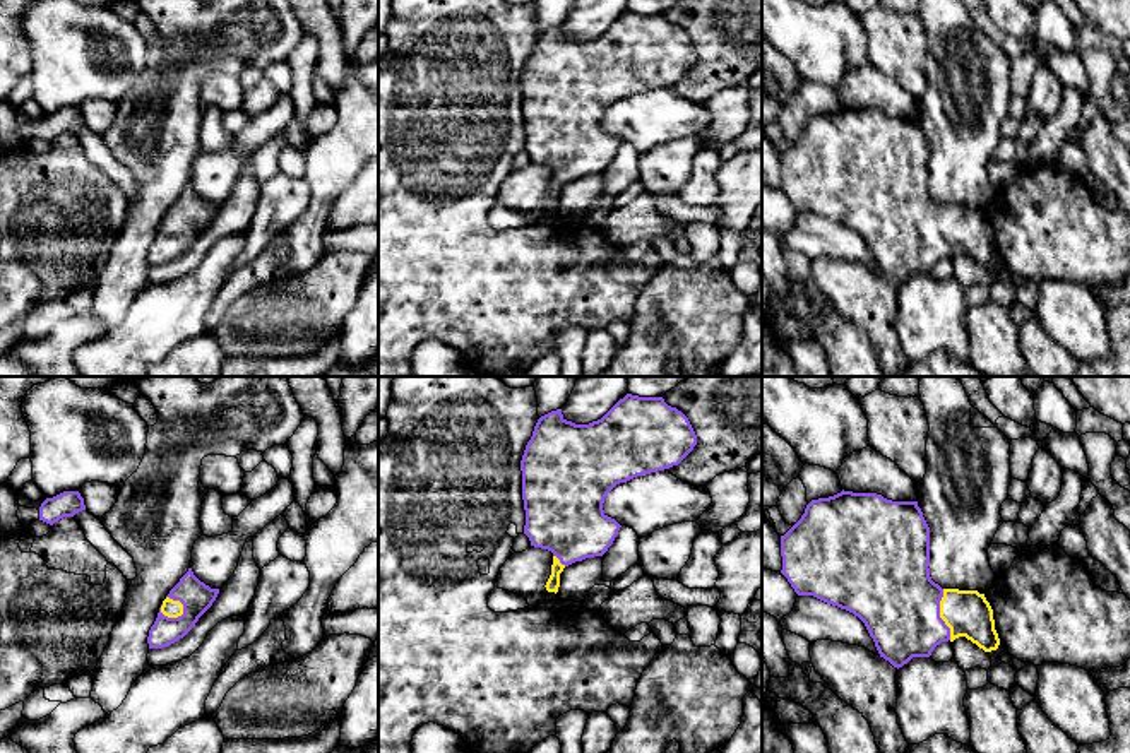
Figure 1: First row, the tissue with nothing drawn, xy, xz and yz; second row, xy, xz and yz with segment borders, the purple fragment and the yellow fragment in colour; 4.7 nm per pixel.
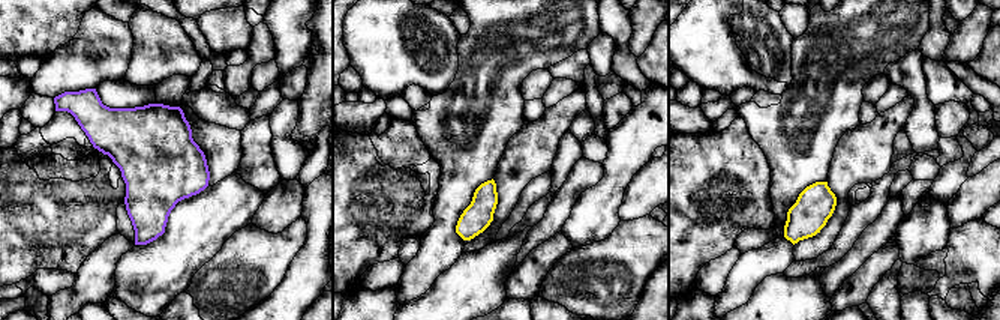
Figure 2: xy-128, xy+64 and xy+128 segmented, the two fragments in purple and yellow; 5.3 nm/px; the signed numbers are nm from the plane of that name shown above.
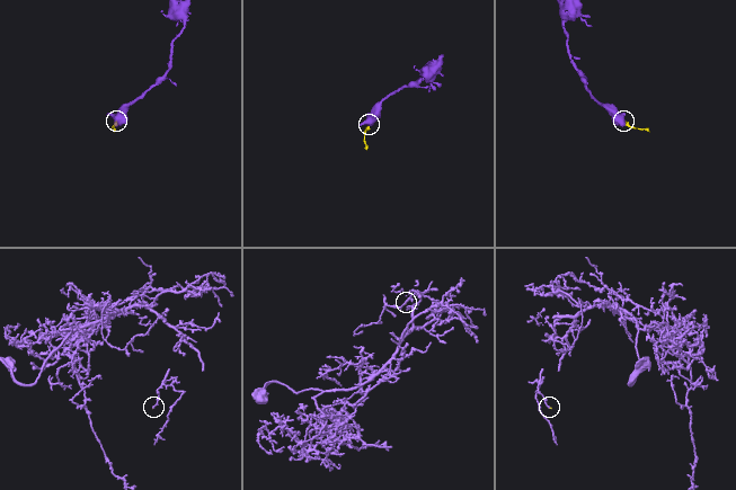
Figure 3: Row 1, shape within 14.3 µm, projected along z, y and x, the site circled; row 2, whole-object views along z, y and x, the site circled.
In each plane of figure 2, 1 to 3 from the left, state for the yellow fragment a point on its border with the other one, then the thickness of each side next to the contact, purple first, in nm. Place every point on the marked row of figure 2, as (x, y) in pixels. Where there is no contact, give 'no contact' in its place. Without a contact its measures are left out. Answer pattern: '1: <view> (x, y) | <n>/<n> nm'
1: no contact
2: no contact
3: no contact

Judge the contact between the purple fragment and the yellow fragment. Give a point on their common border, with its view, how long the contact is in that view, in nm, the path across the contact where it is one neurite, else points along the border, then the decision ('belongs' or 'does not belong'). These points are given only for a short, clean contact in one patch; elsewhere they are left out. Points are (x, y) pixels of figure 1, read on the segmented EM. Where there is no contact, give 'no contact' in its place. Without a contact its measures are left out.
meets purple in xy at (180, 601); contact 120 nm long; runs through xy (196, 596), (180, 601), (170, 608); belongs

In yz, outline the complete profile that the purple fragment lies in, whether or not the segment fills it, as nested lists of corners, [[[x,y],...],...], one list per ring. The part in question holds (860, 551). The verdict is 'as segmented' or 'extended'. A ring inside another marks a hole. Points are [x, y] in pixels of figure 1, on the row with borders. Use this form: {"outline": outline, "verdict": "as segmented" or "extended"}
{"outline": [[[841,491],[829,498],[812,500],[801,519],[781,536],[781,573],[798,596],[813,596],[858,616],[875,647],[894,667],[913,657],[930,657],[942,642],[966,637],[984,652],[1000,645],[993,609],[978,590],[942,589],[930,577],[930,527],[918,501],[892,501],[877,493]]], "verdict": "extended"}

